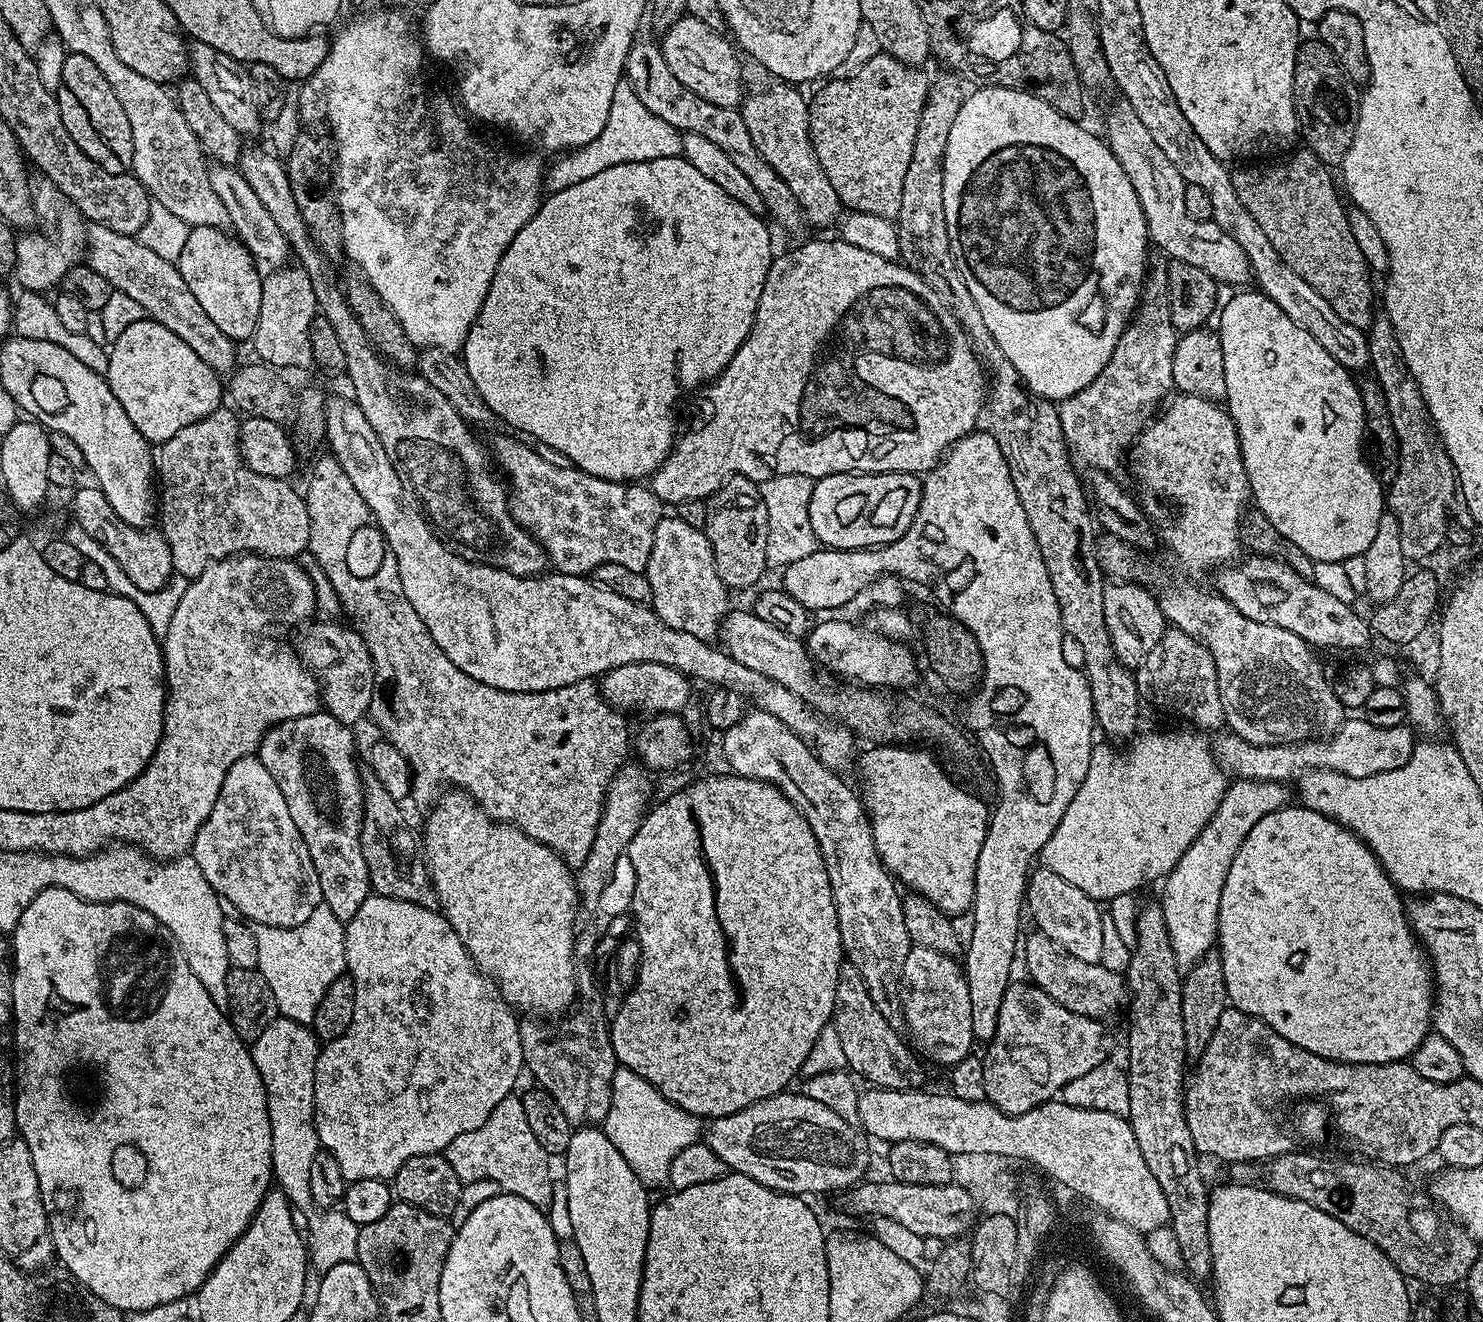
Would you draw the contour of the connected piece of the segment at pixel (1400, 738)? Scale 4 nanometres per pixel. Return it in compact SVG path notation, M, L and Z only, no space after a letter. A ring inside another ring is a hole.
M1357 718L1345 719L1344 723L1327 739L1306 740L1303 744L1275 744L1274 746L1258 746L1246 742L1240 736L1225 734L1216 740L1216 760L1229 772L1229 777L1238 780L1274 780L1277 782L1295 781L1299 773L1309 768L1325 768L1338 774L1346 774L1350 778L1370 778L1370 774L1382 774L1386 770L1398 770L1412 756L1412 749L1418 743L1412 728L1400 724L1390 729L1374 726L1370 721Z

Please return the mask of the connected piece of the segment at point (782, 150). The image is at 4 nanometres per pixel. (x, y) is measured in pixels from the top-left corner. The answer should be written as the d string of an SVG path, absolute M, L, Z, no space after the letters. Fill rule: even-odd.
M772 80L762 88L750 93L743 99L740 106L740 114L746 124L748 133L752 136L752 142L762 158L772 169L775 170L779 178L786 182L788 188L792 190L799 202L803 219L810 225L828 226L841 215L842 205L838 198L837 191L834 190L821 164L814 154L812 139L809 136L809 101L802 96L801 89L785 81Z

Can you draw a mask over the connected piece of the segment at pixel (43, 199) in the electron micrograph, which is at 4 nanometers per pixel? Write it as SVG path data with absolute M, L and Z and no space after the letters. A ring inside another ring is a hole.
M41 179L34 188L34 212L44 223L45 232L24 230L16 236L16 266L14 279L25 292L47 293L63 281L64 275L81 263L86 252L86 221L72 203L47 179Z

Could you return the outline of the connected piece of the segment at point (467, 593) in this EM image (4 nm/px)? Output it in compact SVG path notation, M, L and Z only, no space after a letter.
M331 397L326 403L326 444L331 448L331 455L354 484L355 490L358 490L358 494L365 500L375 527L383 532L389 553L396 559L398 578L402 580L402 594L406 594L410 606L414 606L418 618L422 618L430 638L434 638L442 654L446 654L446 658L450 658L450 662L454 662L454 666L458 666L462 674L470 674L474 682L494 686L494 690L503 692L545 692L570 686L579 680L600 678L612 668L630 666L632 663L661 663L662 666L672 667L693 681L701 680L704 684L710 684L713 689L724 688L727 692L740 695L742 700L757 712L774 714L778 722L790 726L790 730L794 730L794 734L798 734L798 738L802 738L802 742L812 748L812 753L830 771L839 774L848 774L846 772L851 768L853 771L854 761L858 756L858 740L852 729L820 715L802 697L773 678L742 666L742 663L736 662L723 647L664 625L651 607L628 601L583 576L519 576L501 568L475 564L473 560L465 560L459 552L452 551L432 531L410 494L406 494L402 478L398 478L397 471L388 459L386 450L382 449L366 414L362 413L355 399L346 398Z

